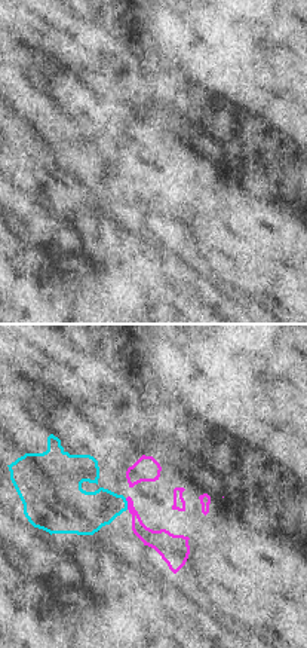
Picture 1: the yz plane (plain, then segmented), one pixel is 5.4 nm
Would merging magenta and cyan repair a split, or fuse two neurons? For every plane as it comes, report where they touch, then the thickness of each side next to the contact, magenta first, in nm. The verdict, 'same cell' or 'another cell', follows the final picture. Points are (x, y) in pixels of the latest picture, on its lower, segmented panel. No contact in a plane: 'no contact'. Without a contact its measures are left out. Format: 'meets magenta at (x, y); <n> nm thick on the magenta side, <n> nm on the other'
meets magenta at (128, 504); 110 nm thick on the magenta side, 240 nm on the other

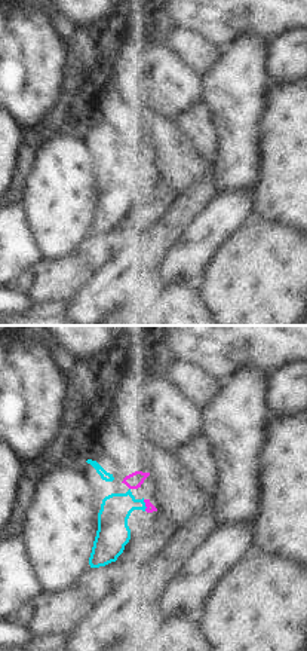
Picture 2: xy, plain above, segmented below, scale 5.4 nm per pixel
meets magenta at (146, 506); 50 nm thick on the magenta side, 180 nm on the other

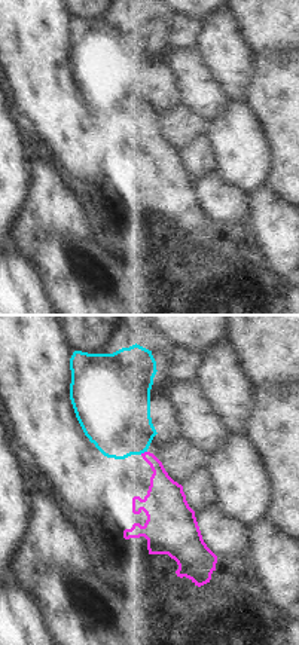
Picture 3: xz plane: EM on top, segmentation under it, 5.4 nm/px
meets magenta at (145, 452); 180 nm thick on the magenta side, 380 nm on the other

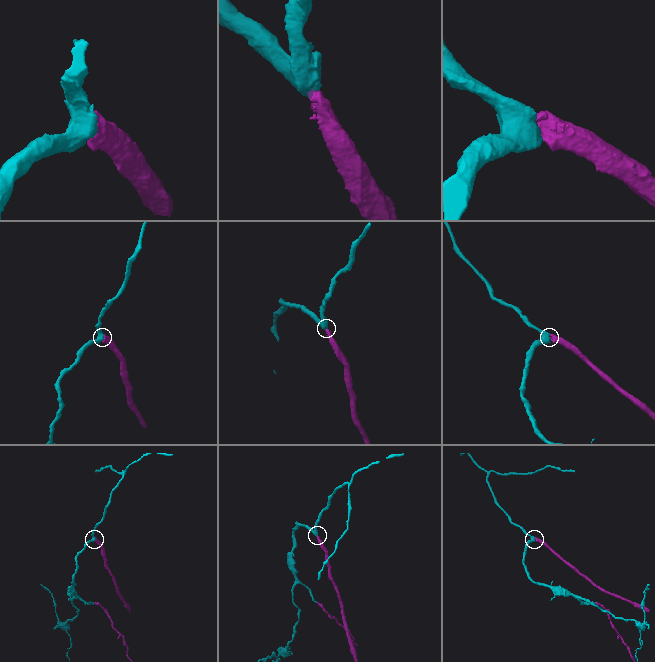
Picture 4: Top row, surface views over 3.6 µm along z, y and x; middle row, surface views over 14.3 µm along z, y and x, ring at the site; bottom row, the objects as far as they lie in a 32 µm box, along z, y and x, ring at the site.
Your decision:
same cell

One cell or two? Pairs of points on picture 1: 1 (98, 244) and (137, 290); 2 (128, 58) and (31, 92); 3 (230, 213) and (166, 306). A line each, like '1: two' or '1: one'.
1: one
2: two
3: two

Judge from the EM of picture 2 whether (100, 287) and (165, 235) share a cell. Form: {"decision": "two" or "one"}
{"decision": "one"}

